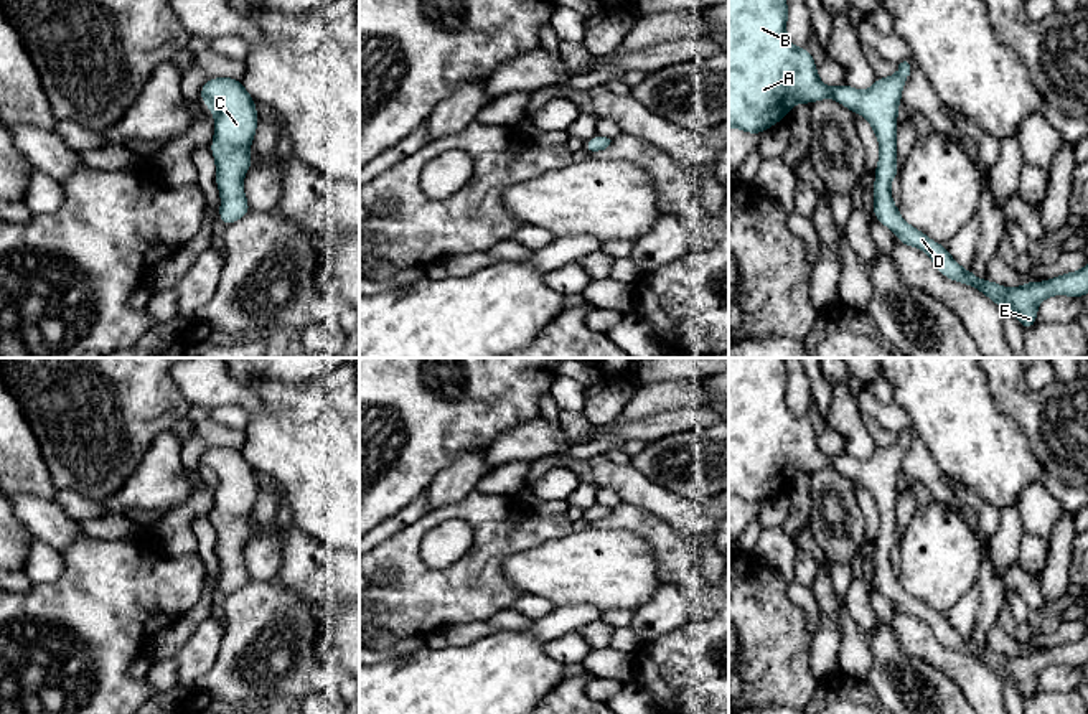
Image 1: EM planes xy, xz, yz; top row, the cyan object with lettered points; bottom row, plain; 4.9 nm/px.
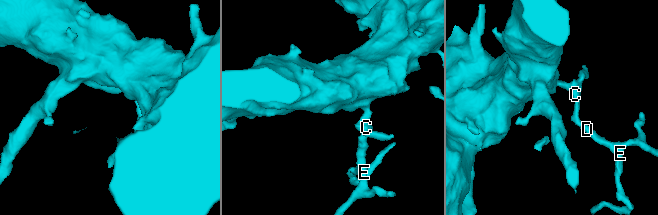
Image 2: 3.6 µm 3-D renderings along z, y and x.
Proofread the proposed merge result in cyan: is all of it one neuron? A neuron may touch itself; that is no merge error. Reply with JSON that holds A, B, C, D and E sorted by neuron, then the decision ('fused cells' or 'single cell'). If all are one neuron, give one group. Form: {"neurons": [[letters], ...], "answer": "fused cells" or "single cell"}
{"neurons": [["A", "B", "C", "D", "E"]], "answer": "single cell"}

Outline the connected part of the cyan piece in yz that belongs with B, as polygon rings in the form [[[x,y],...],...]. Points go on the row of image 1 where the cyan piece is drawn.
[[[729,0],[729,129],[737,127],[760,135],[783,120],[795,104],[832,97],[854,114],[864,115],[877,135],[880,157],[872,190],[875,198],[872,211],[897,234],[898,242],[925,251],[938,272],[978,289],[1002,312],[1012,310],[1024,331],[1037,323],[1037,307],[1047,297],[1080,298],[1088,294],[1088,264],[1078,272],[1009,289],[964,270],[946,246],[905,223],[890,196],[890,183],[898,175],[897,107],[910,76],[910,64],[900,63],[892,78],[877,78],[867,91],[857,91],[849,84],[828,87],[819,81],[808,48],[790,43],[786,20],[786,0]]]

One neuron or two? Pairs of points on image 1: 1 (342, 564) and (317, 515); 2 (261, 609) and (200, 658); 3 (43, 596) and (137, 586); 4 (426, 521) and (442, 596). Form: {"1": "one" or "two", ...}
{"1": "two", "2": "two", "3": "one", "4": "one"}

